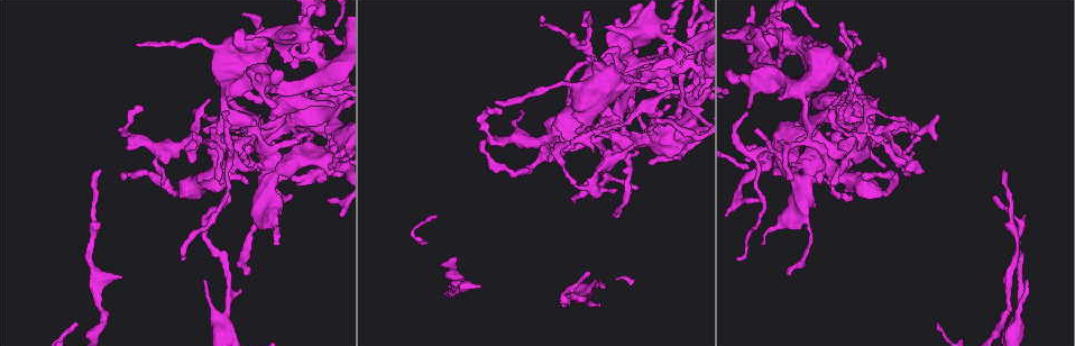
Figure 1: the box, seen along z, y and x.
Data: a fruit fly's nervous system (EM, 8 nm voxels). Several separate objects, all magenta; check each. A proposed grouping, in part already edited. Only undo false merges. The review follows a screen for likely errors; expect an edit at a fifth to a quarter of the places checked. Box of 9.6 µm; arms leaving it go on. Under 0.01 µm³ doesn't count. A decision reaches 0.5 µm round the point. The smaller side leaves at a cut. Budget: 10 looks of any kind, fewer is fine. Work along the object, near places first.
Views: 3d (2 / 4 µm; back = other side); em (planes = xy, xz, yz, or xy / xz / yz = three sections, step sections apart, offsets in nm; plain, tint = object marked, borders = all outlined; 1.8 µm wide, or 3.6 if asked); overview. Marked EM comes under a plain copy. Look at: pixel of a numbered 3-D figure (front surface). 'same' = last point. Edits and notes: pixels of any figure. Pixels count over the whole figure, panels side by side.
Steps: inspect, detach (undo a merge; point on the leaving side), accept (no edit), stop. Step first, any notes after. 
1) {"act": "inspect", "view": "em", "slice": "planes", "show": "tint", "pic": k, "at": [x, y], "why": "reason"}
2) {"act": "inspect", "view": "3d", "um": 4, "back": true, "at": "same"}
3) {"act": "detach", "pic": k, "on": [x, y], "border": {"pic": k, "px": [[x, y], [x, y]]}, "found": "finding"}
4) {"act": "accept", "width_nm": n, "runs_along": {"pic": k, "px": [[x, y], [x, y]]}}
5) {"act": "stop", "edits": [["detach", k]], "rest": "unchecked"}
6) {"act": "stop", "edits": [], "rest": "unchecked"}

{"act": "inspect", "view": "3d", "um": 4, "pic": 1, "at": [333, 98], "why": "sharp bend"}

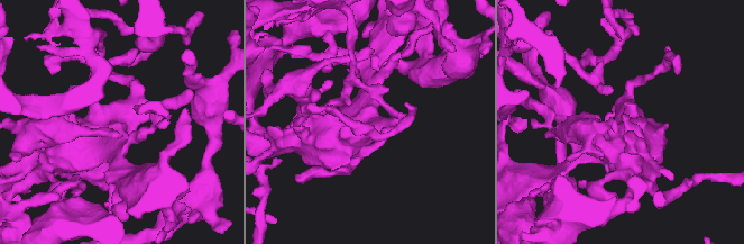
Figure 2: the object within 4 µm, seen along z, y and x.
{"act": "inspect", "view": "em", "um": 3.6, "slice": "yz", "step": 4, "show": "tint", "pic": 2, "at": [115, 122], "why": "shape alone is not enough"}

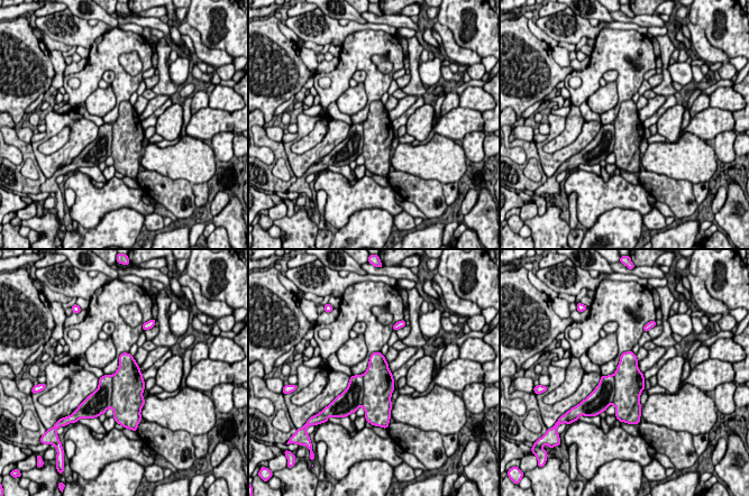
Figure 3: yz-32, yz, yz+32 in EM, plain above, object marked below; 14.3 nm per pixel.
{"act": "detach", "pic": 3, "on": [100, 401], "border": {"pic": 3, "px": [[112, 375], [110, 406]]}, "found": "two neurons meet here"}

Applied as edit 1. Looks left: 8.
{"act": "inspect", "view": "em", "slice": "planes", "show": "tint", "pic": 1, "at": [810, 165], "why": "sudden change in width"}

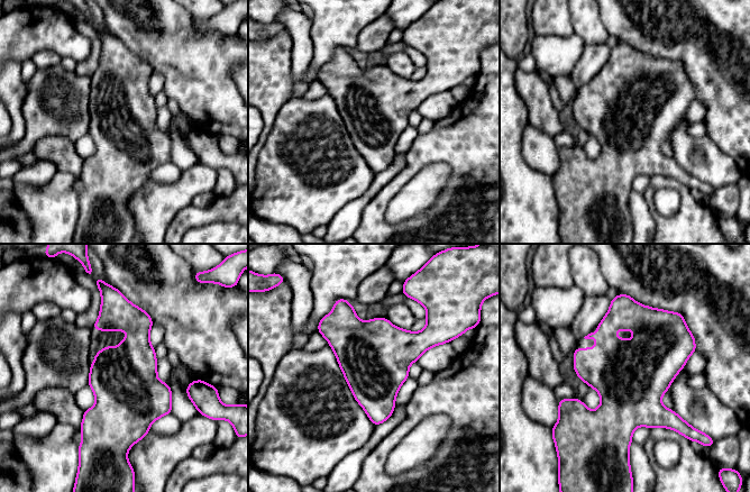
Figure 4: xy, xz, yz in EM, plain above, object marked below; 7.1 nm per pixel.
{"act": "accept", "width_nm": 480, "found": "all the same neuron"}

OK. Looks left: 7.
{"act": "inspect", "view": "em", "um": 3.6, "slice": "yz", "step": 4, "show": "borders", "pic": 1, "at": [671, 55], "why": "four-way junction"}

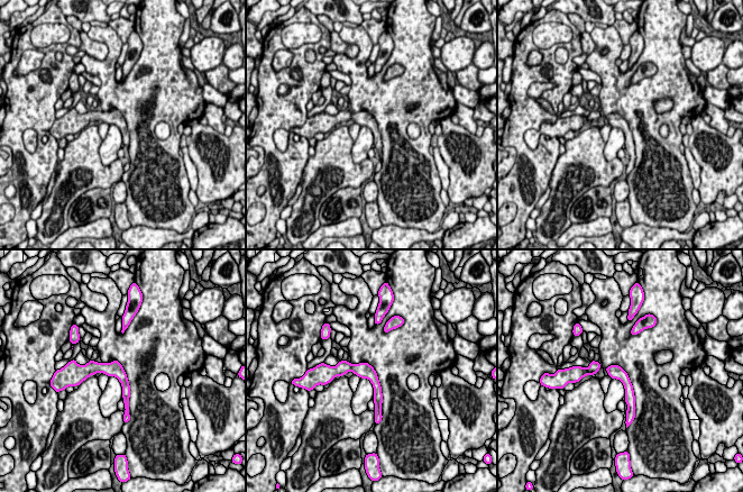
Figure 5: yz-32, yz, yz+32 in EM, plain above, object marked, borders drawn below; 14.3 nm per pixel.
{"act": "accept", "width_nm": 190, "runs_along": {"pic": 5, "px": [[340, 368], [364, 370], [377, 386], [378, 407]]}, "found": "continuous, no second neuron"}

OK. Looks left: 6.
{"act": "inspect", "view": "em", "slice": "planes", "show": "tint", "pic": 1, "at": [562, 300], "why": "thin neck"}

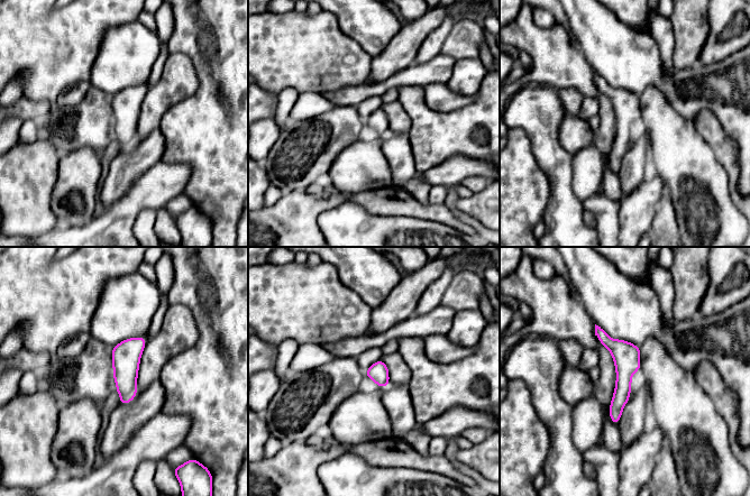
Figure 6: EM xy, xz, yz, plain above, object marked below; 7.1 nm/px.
{"act": "accept", "runs_along": {"pic": 6, "px": [[597, 329], [623, 357], [615, 420]]}, "found": "one neuron here"}

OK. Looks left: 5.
{"act": "stop", "edits": [["detach", 3]], "rest": "unchecked"}

